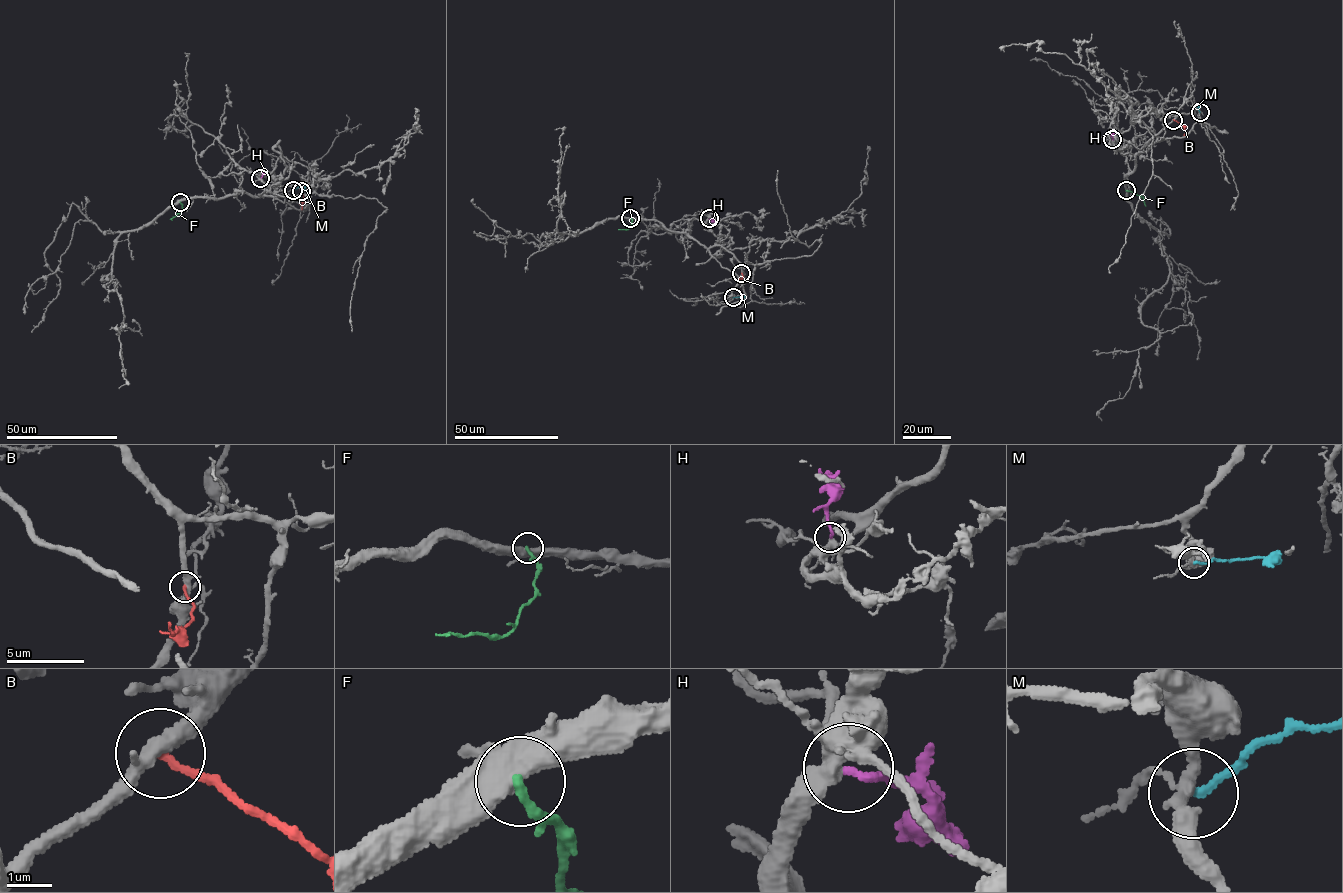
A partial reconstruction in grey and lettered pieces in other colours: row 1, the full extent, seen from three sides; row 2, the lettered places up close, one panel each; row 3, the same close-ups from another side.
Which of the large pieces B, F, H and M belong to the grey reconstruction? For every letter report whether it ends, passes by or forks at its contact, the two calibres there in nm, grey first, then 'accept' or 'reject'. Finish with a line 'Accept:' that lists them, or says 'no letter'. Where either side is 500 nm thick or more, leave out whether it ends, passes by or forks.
B: it ends there; 320 nm thick on the grey side, 170 nm on the other; reject
F: it ends there; 440 nm thick on the grey side, 200 nm on the other; reject
H: it ends there; 320 nm thick on the grey side, 200 nm on the other; accept
M: it ends there; 240 nm thick on the grey side, 150 nm on the other; reject
Accept: H

